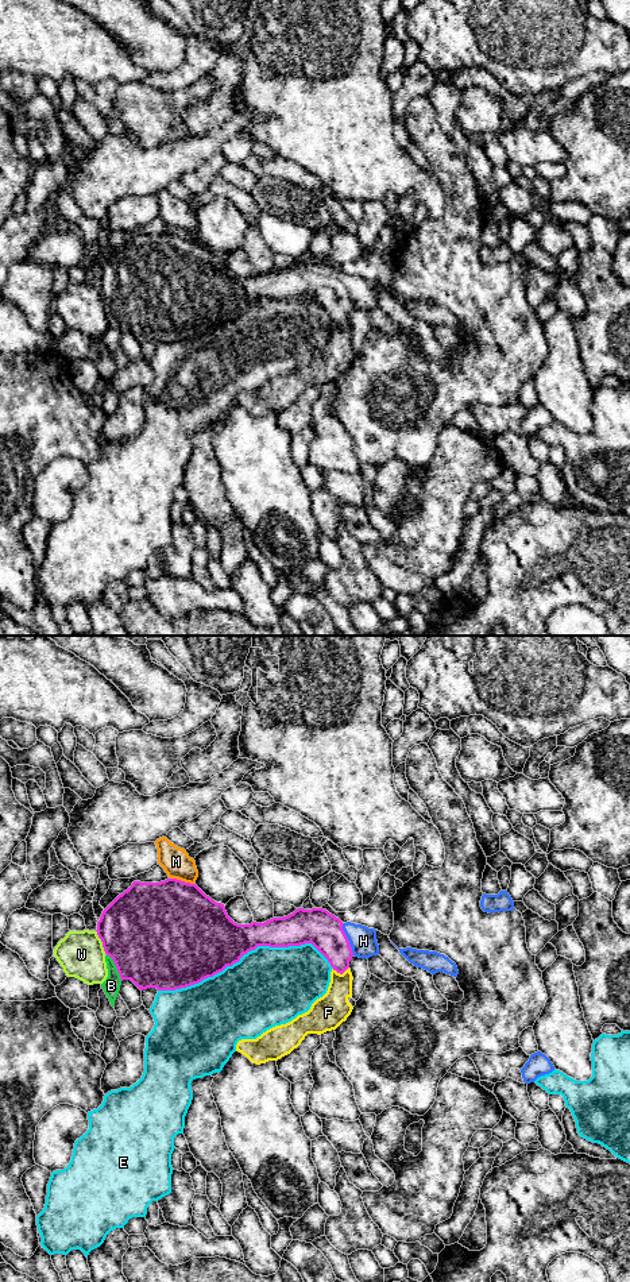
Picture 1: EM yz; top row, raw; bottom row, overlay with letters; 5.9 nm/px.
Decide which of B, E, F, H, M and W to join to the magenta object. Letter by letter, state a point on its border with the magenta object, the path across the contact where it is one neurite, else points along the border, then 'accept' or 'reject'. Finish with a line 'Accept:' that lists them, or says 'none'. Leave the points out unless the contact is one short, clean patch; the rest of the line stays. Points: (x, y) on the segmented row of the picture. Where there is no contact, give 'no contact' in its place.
B: meets magenta in yz at (116, 966); reject
E: meets magenta in yz at (246, 953); reject
F: meets magenta in yz at (340, 973); reject
H: meets magenta in yz at (347, 939); runs through yz (316, 926), (333, 939), (347, 939), (363, 941); accept
M: meets magenta in yz at (182, 881); reject
W: meets magenta in yz at (101, 941); reject
Accept: H

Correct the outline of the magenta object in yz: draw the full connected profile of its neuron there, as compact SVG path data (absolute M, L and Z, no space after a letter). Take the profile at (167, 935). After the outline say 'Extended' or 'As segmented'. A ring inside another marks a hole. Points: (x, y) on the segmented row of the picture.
M177 879L161 883L134 881L103 911L96 931L105 954L113 959L121 981L131 980L140 991L147 988L175 991L198 984L239 962L244 954L258 946L289 947L312 943L340 974L349 968L353 955L368 959L379 954L376 930L351 922L343 923L326 910L298 908L287 916L273 918L264 923L237 924L228 916L224 904L212 900L196 884Z. Extended

